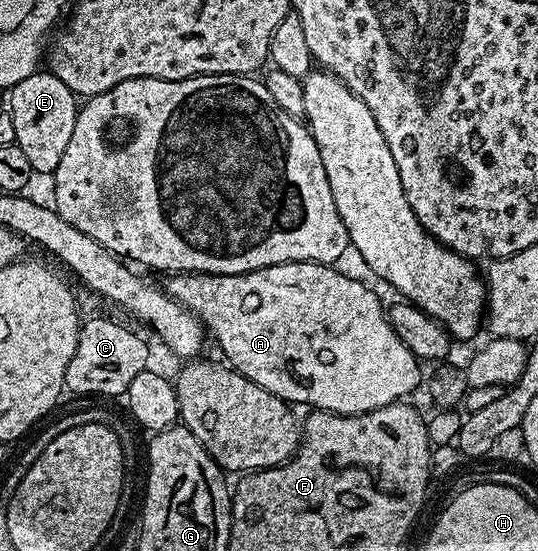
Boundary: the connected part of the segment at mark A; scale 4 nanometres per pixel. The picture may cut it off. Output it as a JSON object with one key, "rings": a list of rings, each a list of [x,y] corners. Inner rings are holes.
{"rings":[[[291,261],[281,265],[271,265],[255,269],[249,273],[174,273],[165,276],[162,281],[162,288],[165,293],[170,294],[182,307],[186,307],[204,326],[205,330],[216,340],[218,348],[224,352],[223,360],[235,372],[258,383],[258,387],[266,387],[270,395],[278,395],[278,399],[287,401],[293,406],[312,405],[313,410],[325,413],[343,413],[345,415],[359,415],[369,413],[378,407],[392,405],[395,401],[408,399],[416,389],[420,381],[421,362],[402,343],[402,339],[394,331],[394,327],[388,322],[385,302],[380,302],[380,297],[372,289],[367,289],[356,277],[347,277],[339,273],[332,265],[320,265],[317,261]]]}

